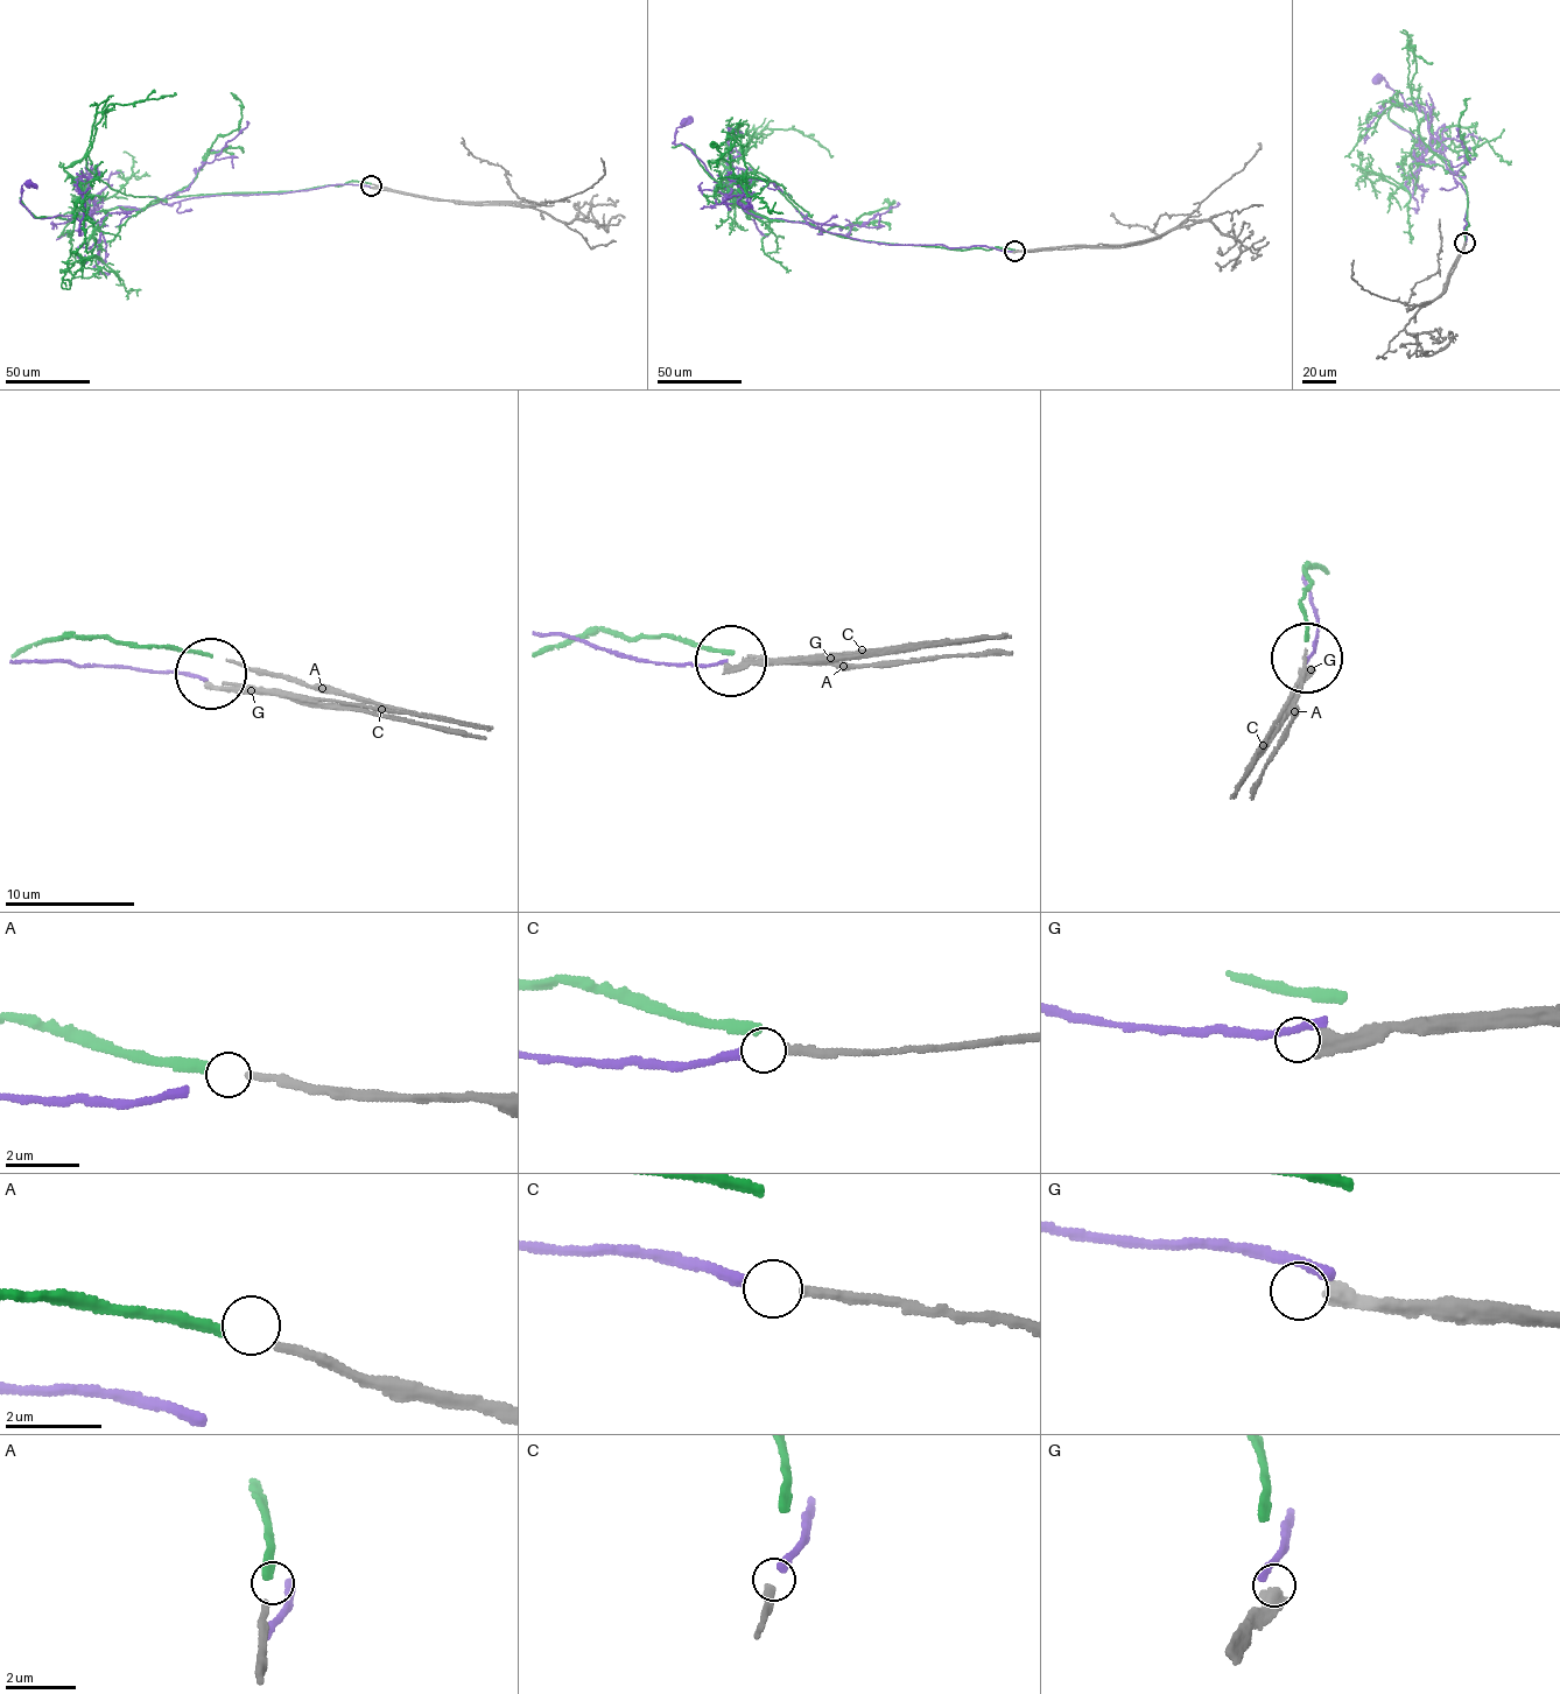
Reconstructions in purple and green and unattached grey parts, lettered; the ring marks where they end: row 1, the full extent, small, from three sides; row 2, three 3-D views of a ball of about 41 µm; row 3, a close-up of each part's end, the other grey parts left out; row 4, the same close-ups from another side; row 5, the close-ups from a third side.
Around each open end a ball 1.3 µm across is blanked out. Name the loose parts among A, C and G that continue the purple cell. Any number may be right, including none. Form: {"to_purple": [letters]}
{"to_purple": ["C"]}

